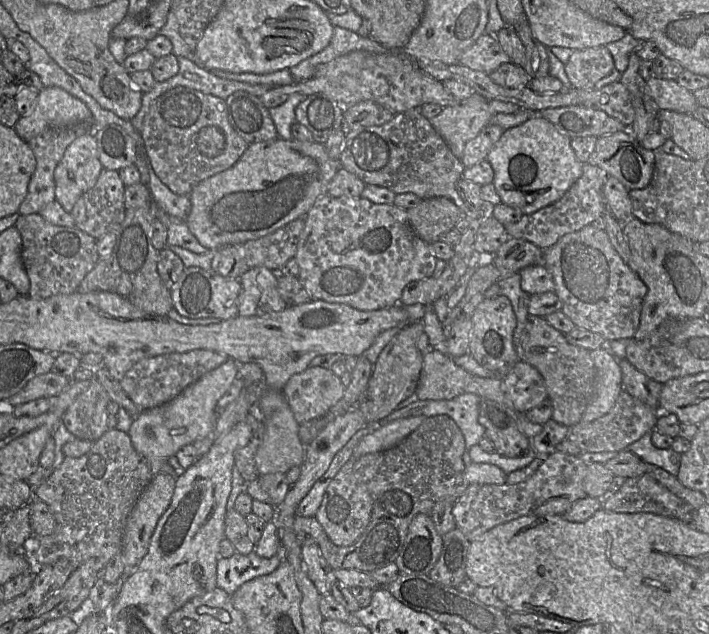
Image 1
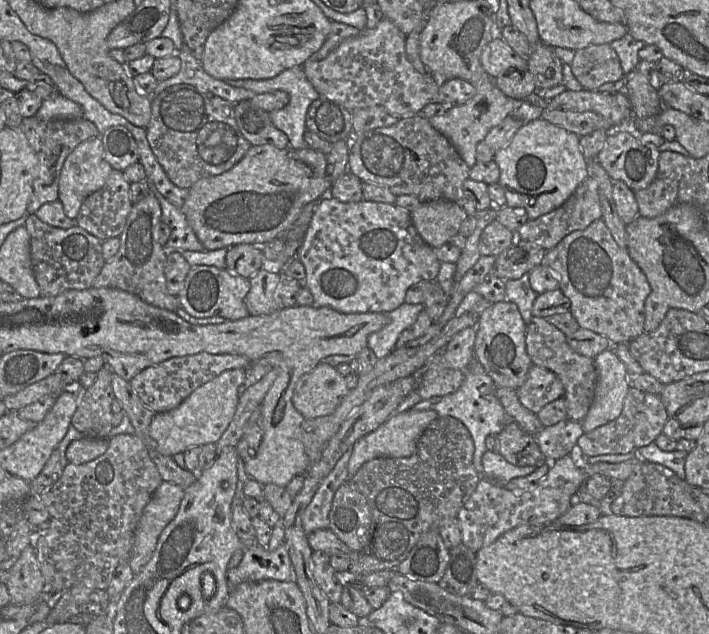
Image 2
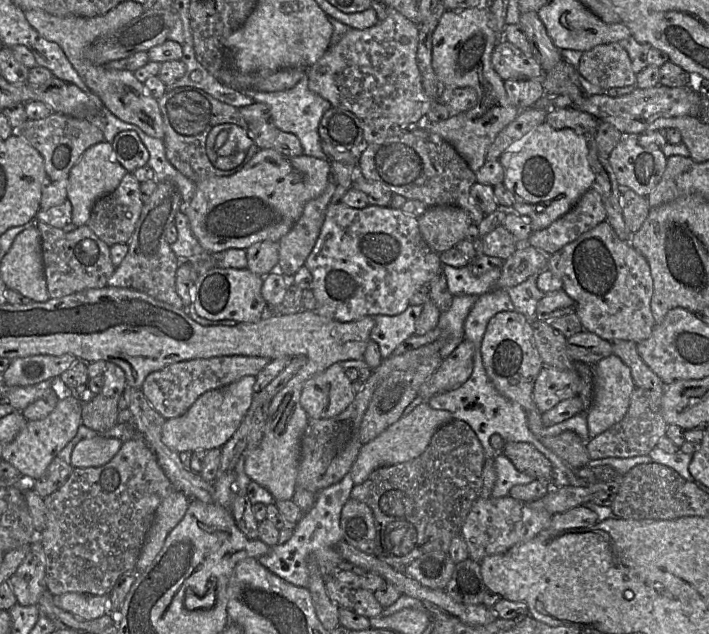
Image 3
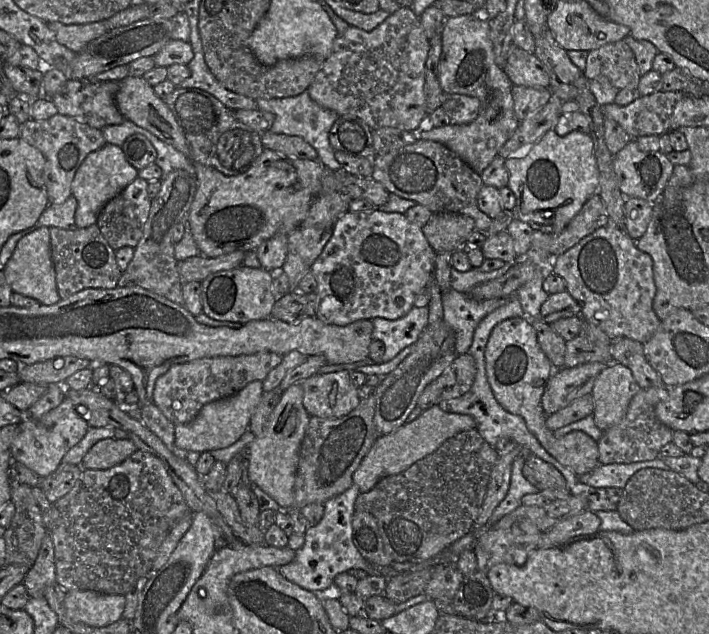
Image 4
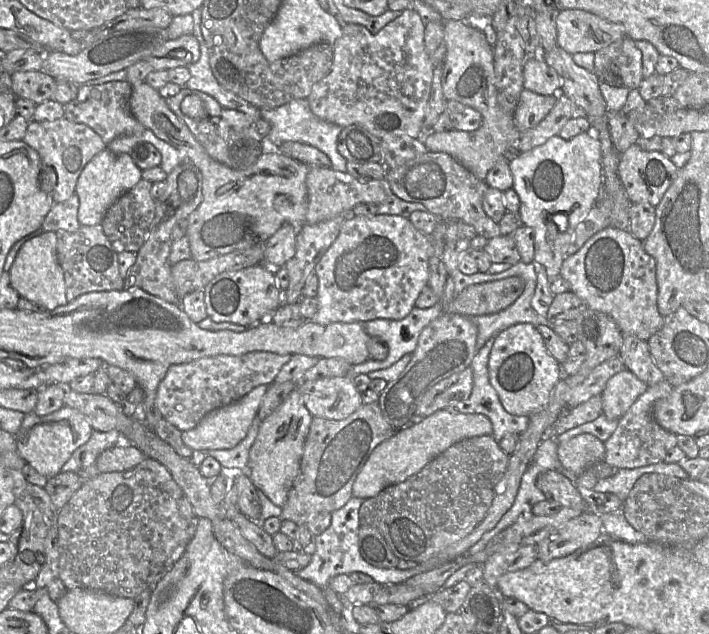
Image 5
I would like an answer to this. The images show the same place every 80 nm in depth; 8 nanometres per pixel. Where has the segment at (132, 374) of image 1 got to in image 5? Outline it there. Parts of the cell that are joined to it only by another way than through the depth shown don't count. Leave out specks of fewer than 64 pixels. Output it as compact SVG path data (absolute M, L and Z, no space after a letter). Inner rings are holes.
M254 351L237 356L203 357L188 363L171 365L158 385L155 404L163 417L181 432L193 429L212 410L241 399L259 385L273 384L291 356Z

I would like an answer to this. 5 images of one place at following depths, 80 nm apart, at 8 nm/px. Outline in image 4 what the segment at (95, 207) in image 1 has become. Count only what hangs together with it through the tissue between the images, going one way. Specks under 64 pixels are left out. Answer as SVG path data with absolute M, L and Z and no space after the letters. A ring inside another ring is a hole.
M137 177L109 200L98 215L96 225L115 251L125 246L135 248L143 235L152 201L147 191L148 184L149 181Z

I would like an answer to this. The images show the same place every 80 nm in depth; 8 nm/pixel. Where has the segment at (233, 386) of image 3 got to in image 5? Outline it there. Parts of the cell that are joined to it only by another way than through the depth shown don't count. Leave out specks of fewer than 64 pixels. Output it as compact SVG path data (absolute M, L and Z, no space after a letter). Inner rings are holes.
M259 385L241 399L212 410L206 414L193 429L182 432L183 442L192 450L231 449L239 444L247 435L269 385Z

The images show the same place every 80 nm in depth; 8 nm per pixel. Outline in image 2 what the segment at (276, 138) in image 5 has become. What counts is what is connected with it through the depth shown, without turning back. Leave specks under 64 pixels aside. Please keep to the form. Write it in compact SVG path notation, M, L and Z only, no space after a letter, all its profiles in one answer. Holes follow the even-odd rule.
M295 66L284 70L277 76L268 79L238 79L227 80L227 84L245 88L255 92L256 94L262 94L275 90L283 90L289 94L288 104L279 110L269 112L269 117L274 126L284 132L289 138L290 148L304 149L307 146L304 140L304 134L307 131L306 128L306 114L309 106L313 101L320 97L320 94L314 89L311 83L307 80L303 71L303 67Z

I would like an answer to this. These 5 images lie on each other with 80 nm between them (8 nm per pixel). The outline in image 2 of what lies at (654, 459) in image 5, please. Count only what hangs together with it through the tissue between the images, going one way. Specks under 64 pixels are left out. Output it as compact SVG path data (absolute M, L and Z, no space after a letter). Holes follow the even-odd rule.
M629 388L621 414L613 421L584 432L577 440L577 455L581 457L605 454L627 454L654 442L669 418L660 395Z

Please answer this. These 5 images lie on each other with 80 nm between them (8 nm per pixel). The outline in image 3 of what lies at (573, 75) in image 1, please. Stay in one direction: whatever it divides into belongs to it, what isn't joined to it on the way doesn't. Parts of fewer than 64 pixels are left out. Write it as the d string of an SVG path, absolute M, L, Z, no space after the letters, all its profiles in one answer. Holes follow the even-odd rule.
M618 42L597 45L582 52L576 69L584 79L603 89L636 83L629 54Z

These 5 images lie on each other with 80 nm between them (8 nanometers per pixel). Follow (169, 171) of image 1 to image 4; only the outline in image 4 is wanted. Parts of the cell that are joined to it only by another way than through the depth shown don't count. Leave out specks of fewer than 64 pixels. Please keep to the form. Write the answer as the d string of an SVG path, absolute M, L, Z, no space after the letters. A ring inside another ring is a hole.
M176 88L164 102L183 130L192 162L215 168L226 176L235 176L246 172L264 150L261 134L238 121L233 110L204 90Z

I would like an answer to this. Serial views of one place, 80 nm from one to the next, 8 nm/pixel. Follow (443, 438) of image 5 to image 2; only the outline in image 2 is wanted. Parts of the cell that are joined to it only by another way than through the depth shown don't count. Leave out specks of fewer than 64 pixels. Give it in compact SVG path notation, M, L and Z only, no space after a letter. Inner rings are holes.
M413 408L405 412L395 412L378 429L360 438L353 446L353 452L348 463L349 480L360 467L379 457L404 458L413 455L417 449L417 442L428 427L428 425L439 417L439 414L433 410L415 410Z

